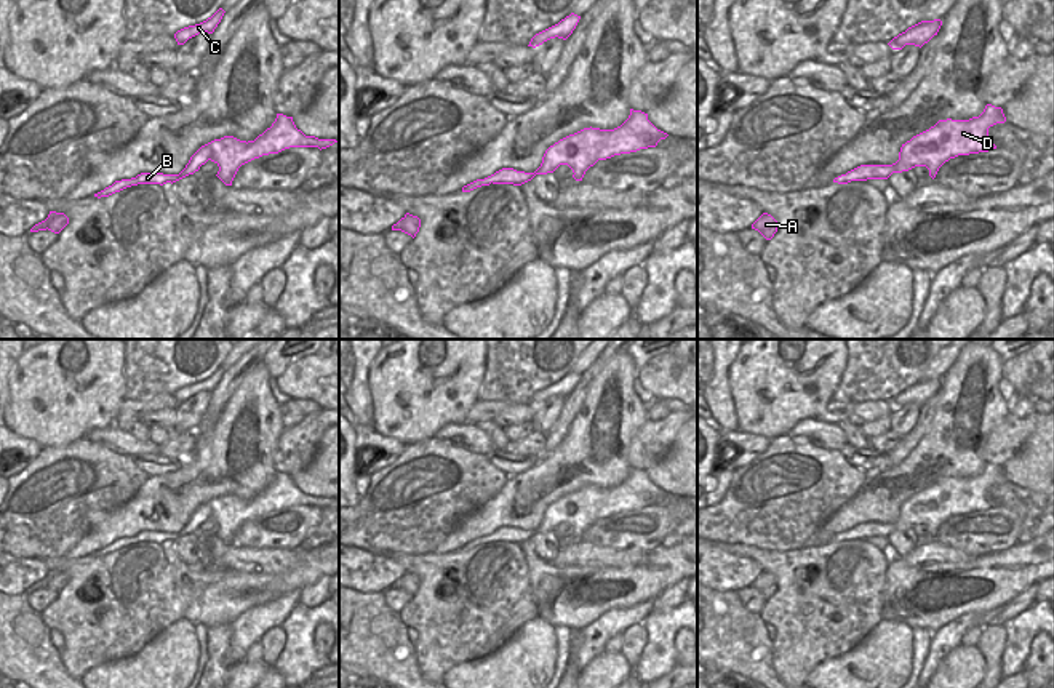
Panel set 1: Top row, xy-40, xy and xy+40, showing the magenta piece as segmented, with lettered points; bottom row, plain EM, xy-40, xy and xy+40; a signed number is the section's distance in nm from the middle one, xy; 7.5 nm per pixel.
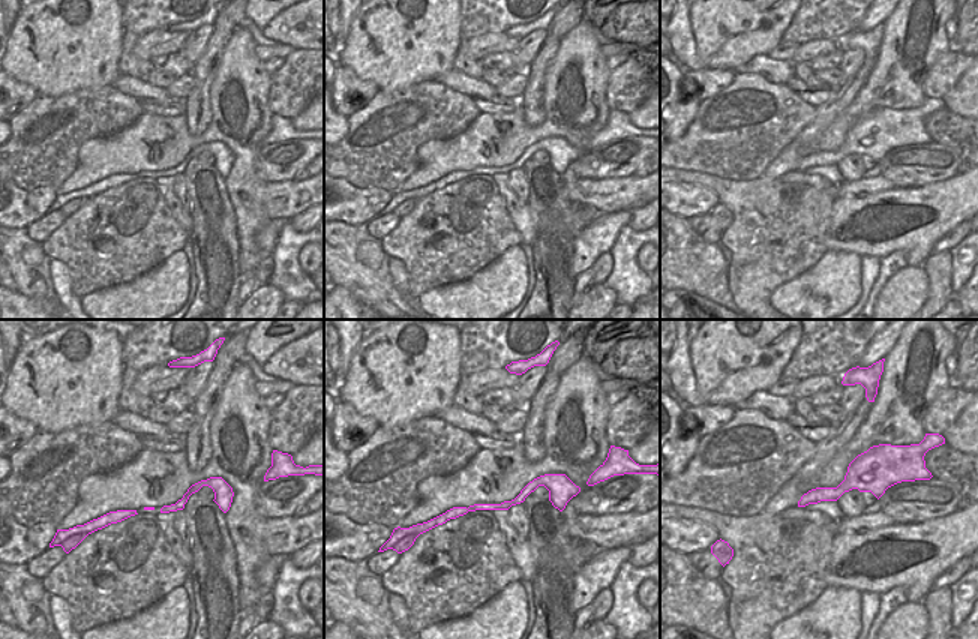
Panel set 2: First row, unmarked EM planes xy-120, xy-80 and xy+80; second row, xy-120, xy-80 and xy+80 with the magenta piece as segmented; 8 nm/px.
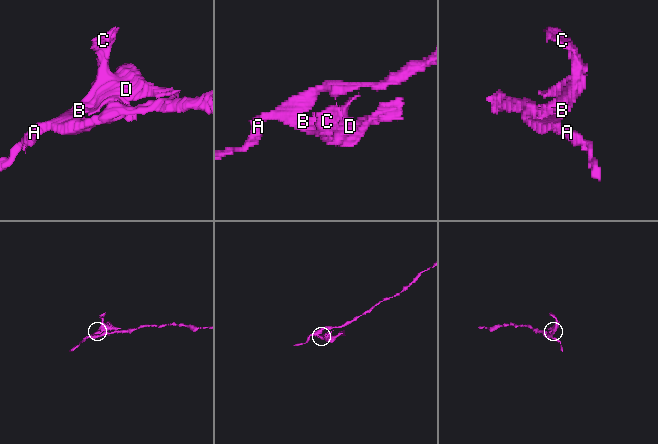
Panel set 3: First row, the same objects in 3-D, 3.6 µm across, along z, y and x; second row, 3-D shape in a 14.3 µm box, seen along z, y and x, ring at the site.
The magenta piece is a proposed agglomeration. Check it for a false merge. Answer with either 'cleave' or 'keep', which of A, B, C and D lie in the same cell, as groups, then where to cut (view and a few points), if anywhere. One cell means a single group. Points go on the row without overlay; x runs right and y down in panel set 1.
cleave; groups A / B C D; cut xy (485, 536), (491, 540)

